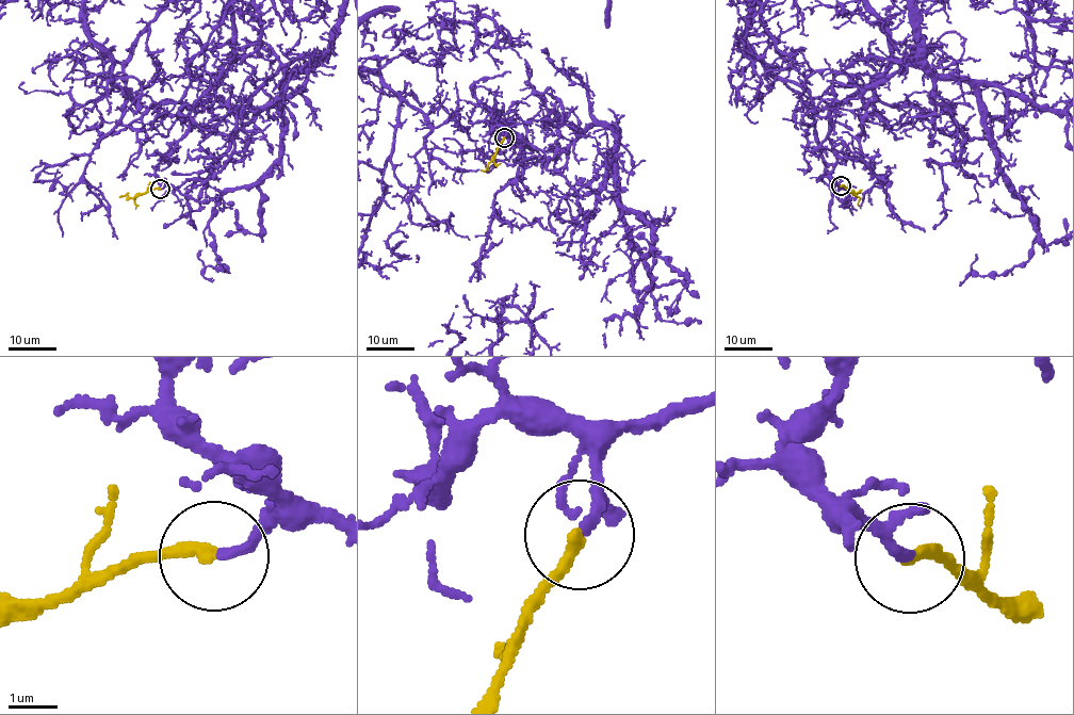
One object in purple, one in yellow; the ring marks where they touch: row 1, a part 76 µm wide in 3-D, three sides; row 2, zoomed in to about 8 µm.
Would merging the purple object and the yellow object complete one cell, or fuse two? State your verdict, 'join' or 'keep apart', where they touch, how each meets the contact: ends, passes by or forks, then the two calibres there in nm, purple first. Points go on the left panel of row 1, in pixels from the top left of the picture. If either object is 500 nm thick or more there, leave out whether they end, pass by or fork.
join; at (160, 189); purple ends there; yellow ends there; 200 nm thick on the purple side, 280 nm on the other

